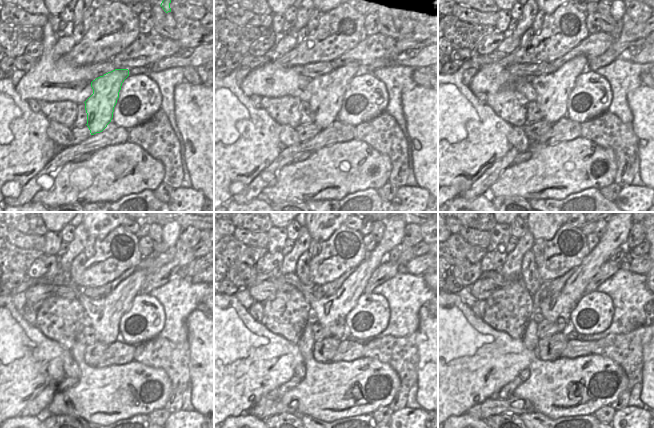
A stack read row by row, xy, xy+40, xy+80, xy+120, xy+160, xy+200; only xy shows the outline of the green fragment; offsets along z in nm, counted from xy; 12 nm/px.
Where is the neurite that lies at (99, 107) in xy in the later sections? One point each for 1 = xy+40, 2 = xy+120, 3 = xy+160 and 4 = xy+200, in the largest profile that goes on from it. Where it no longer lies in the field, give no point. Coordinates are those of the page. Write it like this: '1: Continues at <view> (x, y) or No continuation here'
1: Continues at xy+40 (327, 91)
2: Continues at xy+120 (105, 313)
3: Continues at xy+160 (331, 311)
4: Continues at xy+200 (561, 305).

